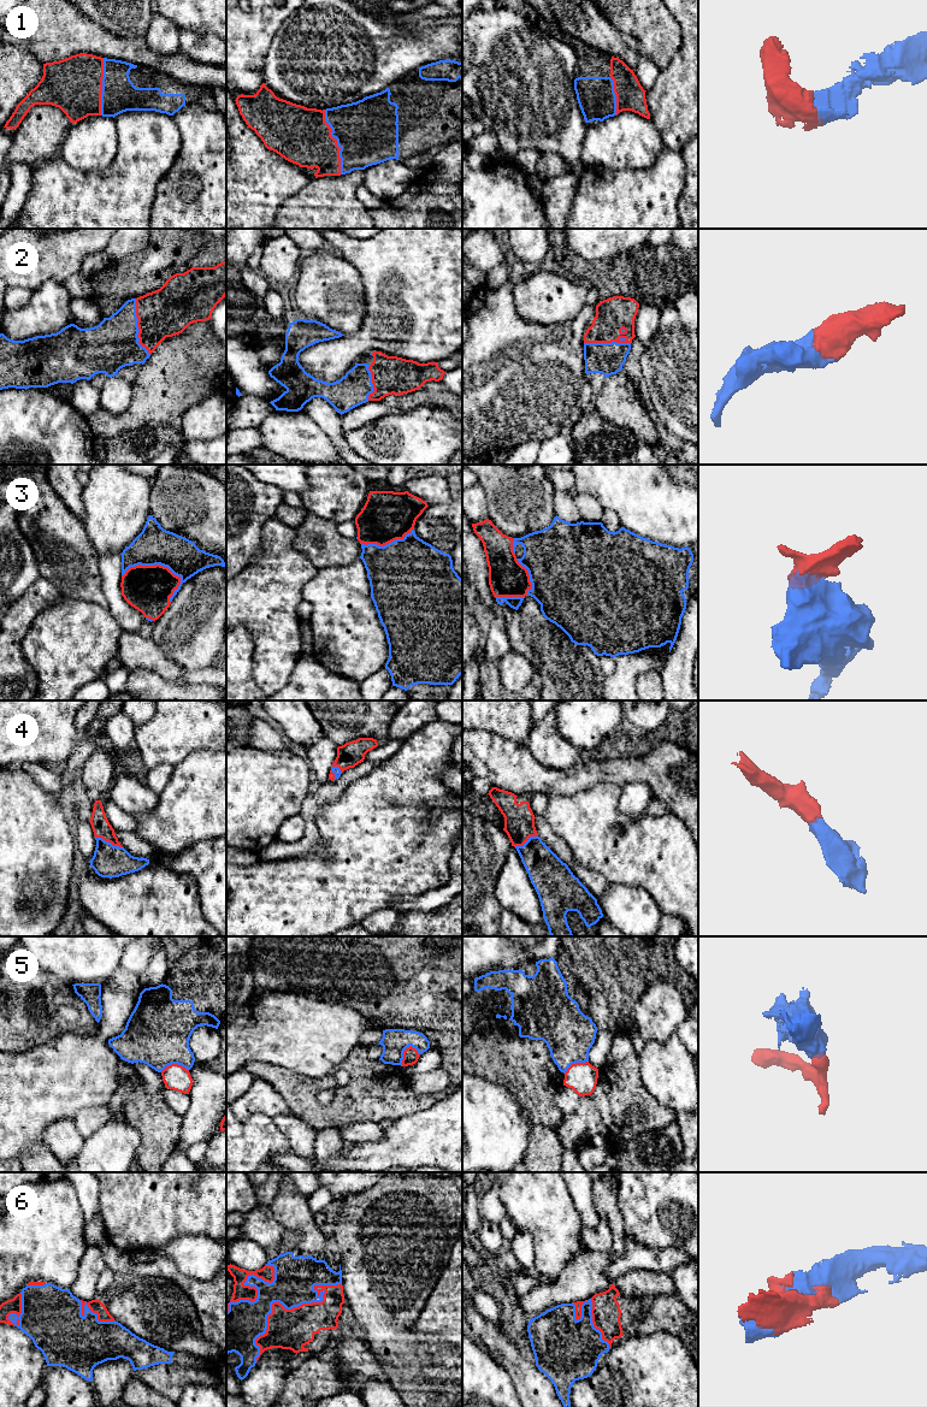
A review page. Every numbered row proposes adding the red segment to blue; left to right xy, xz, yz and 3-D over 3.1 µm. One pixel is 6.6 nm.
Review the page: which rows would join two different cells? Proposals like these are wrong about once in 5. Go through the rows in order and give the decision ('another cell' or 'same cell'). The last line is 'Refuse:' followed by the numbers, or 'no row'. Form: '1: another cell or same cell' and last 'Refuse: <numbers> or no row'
1: same cell
2: same cell
3: same cell
4: same cell
5: another cell
6: same cell
Refuse: 5

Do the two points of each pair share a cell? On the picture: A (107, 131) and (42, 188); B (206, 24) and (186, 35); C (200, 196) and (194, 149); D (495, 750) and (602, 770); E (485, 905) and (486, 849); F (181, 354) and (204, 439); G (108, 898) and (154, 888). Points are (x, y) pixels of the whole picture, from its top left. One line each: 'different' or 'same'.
A: different
B: different
C: same
D: same
E: same
F: different
G: same

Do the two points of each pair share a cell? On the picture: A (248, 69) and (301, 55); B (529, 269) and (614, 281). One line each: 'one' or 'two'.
A: two
B: one

